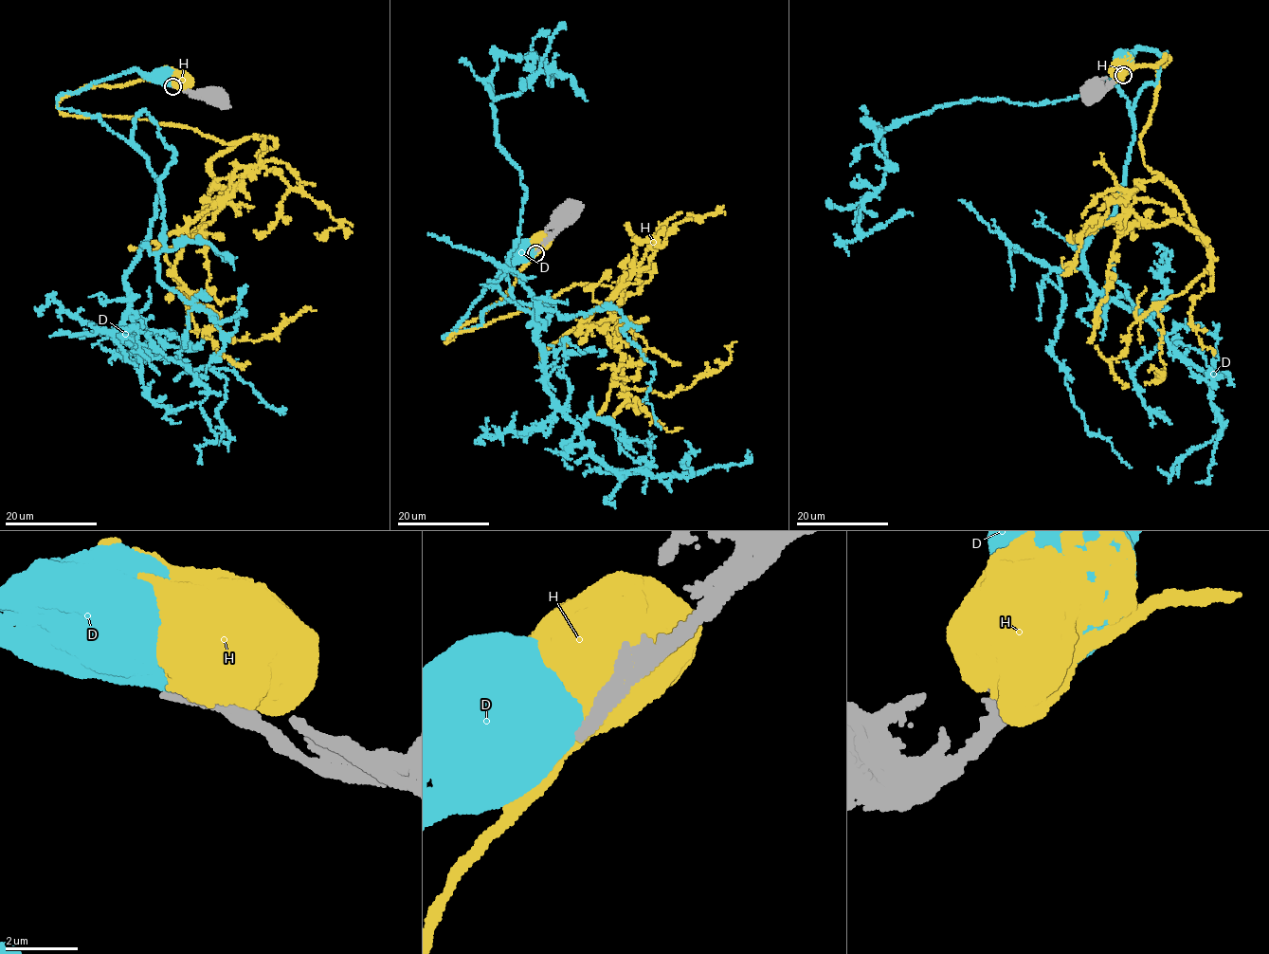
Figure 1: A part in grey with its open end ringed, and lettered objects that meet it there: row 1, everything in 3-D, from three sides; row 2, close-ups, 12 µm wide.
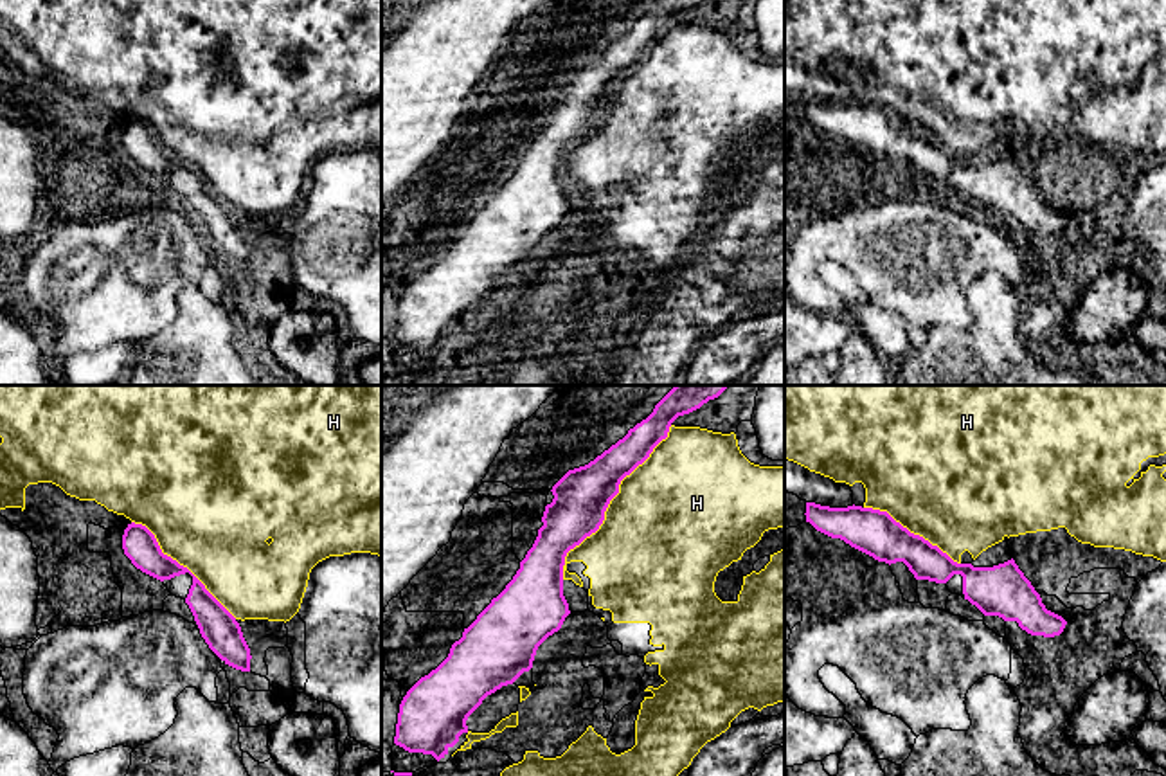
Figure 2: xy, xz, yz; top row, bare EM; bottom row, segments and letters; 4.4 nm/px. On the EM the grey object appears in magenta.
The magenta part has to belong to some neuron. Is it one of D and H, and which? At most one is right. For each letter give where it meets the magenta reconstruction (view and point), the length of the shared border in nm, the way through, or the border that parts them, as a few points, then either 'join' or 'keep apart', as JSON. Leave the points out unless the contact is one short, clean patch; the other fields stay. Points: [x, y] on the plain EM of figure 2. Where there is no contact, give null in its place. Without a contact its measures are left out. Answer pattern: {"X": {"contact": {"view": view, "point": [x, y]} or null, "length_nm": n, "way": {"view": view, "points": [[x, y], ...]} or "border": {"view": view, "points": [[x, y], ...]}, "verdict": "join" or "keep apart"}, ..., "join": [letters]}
{"D": {"contact": null, "verdict": "keep apart"}, "H": {"contact": {"view": "xz", "point": [609, 99]}, "length_nm": 850, "verdict": "keep apart"}, "join": []}

